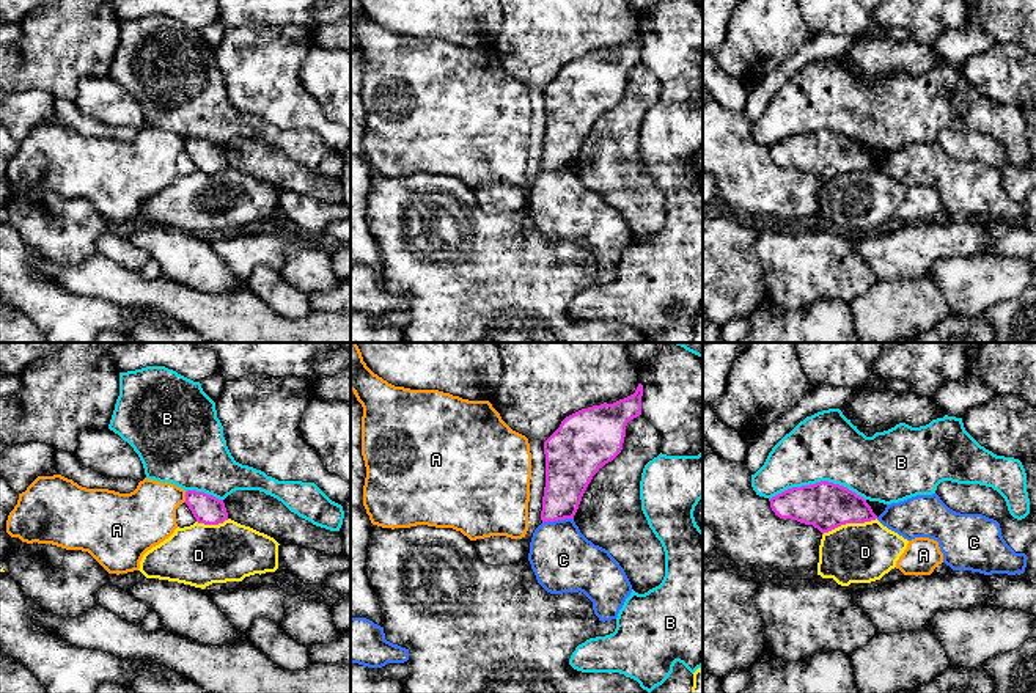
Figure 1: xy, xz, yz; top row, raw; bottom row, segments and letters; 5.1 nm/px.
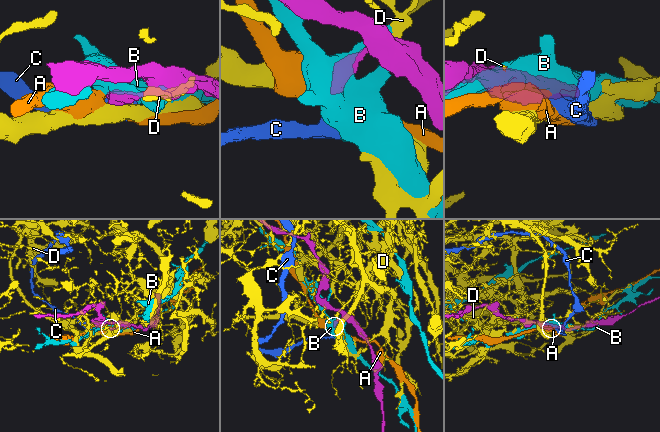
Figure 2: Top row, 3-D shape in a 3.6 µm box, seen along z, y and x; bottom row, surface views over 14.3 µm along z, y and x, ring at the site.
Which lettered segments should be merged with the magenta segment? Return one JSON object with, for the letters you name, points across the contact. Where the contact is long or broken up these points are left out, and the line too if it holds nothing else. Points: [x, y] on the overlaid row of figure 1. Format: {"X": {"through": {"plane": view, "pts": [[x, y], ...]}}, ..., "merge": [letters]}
{"merge": []}

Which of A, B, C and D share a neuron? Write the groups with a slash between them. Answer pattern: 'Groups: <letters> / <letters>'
Groups: A / B / C / D

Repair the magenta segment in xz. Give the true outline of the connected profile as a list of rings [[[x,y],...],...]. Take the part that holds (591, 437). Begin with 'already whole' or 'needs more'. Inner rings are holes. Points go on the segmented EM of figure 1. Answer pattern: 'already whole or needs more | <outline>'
already whole | [[[638,383],[624,399],[582,409],[544,442],[542,523],[574,519],[593,476],[621,453],[627,423],[641,415],[641,396]]]

